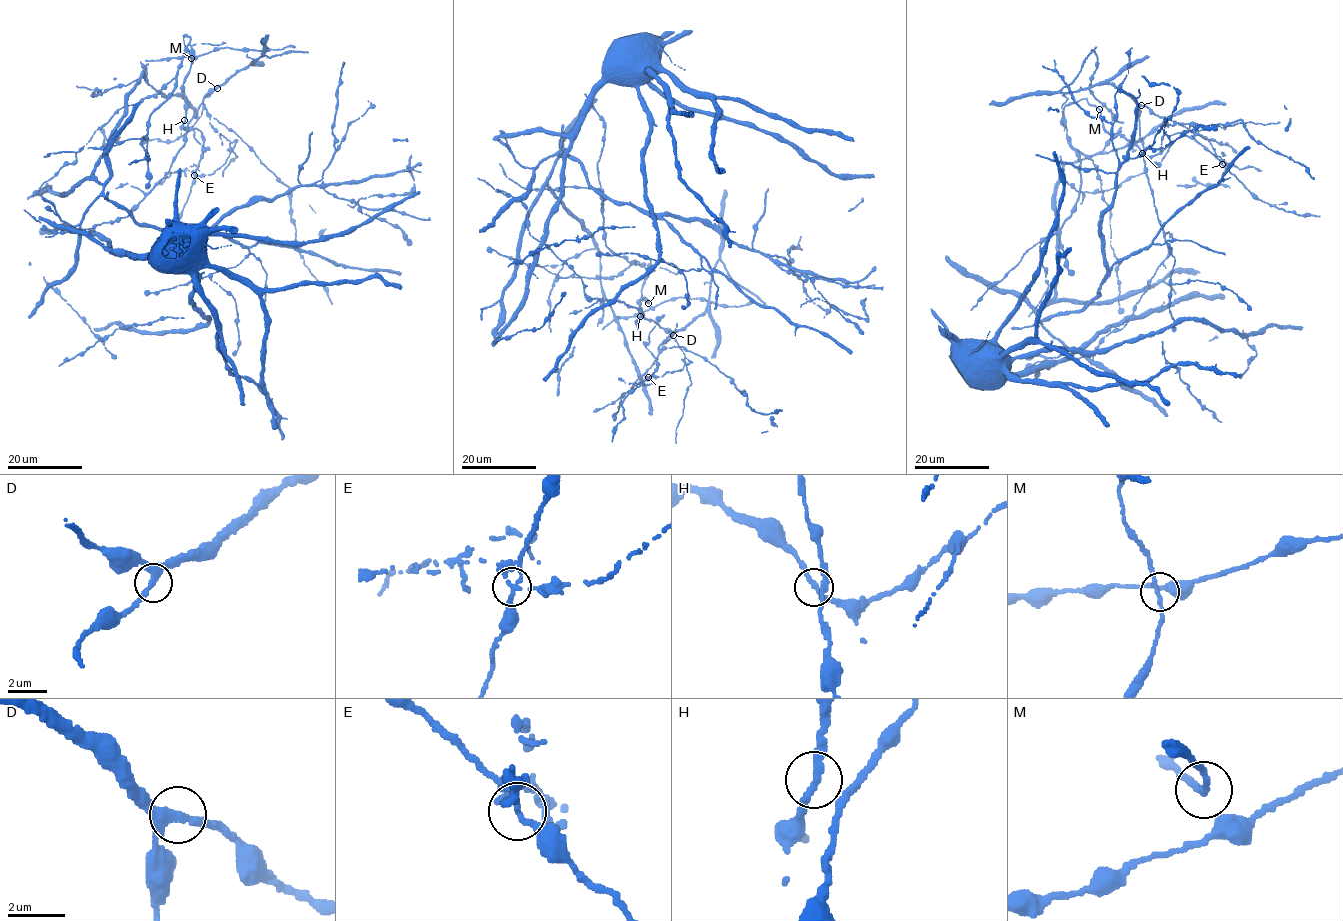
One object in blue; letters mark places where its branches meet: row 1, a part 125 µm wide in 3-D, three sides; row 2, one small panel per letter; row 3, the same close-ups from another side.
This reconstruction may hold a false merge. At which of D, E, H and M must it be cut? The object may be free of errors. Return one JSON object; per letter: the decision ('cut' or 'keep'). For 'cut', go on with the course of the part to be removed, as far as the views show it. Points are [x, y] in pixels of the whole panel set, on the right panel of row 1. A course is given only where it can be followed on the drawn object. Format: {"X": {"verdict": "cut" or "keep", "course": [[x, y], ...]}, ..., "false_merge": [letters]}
{"D": {"verdict": "keep"}, "E": {"verdict": "cut", "course": [[1222, 164], [1212, 145], [1198, 131], [1249, 122], [1279, 122]]}, "H": {"verdict": "keep"}, "M": {"verdict": "keep"}, "false_merge": ["E"]}

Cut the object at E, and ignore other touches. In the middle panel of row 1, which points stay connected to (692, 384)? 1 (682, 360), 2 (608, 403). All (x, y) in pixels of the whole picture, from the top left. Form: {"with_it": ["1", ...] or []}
{"with_it": ["1"]}

